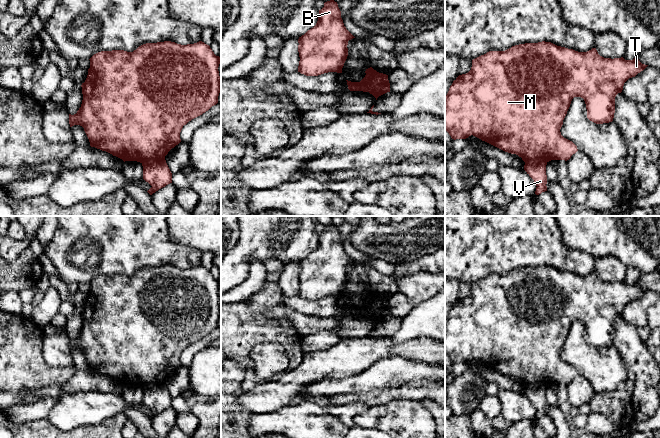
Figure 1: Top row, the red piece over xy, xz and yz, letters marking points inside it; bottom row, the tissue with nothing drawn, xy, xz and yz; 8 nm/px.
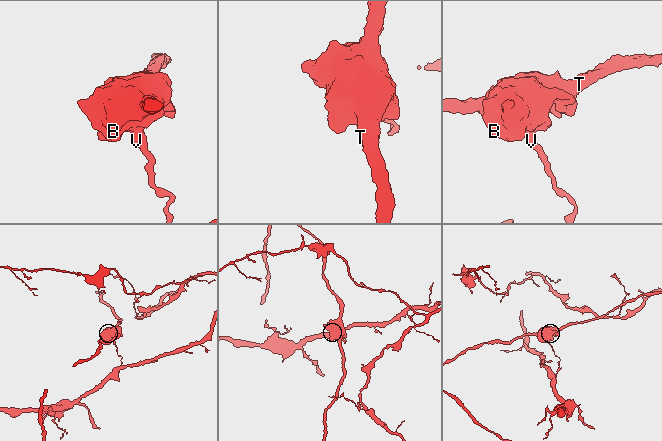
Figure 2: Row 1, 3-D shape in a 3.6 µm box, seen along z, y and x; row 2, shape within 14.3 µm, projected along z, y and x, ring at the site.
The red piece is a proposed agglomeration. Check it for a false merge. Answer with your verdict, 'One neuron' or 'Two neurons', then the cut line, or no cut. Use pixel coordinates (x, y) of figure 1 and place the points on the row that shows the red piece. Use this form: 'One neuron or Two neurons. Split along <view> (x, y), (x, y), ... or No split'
Two neurons. Split along xz (380, 73), (375, 76), (372, 87), (380, 95)

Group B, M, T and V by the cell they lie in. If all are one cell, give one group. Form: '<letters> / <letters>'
B M T / V

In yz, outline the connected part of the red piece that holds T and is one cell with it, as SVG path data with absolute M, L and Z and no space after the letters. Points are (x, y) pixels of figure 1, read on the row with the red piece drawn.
M545 41L519 44L512 46L505 51L489 51L486 54L473 59L471 70L466 74L459 75L450 86L449 91L445 96L445 130L454 140L466 139L473 135L505 152L518 155L524 162L529 160L545 160L546 162L551 160L567 161L578 151L577 146L572 141L564 138L560 132L572 99L574 97L581 97L584 99L587 109L587 118L590 121L596 124L612 122L615 113L616 95L622 92L624 83L629 78L635 77L647 66L648 65L642 64L637 57L633 60L625 60L623 57L614 59L604 58L598 54L596 48L592 48L587 52L578 52Z

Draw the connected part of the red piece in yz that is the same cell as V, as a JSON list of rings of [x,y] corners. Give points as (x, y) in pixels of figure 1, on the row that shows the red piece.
[[[529,160],[525,162],[524,170],[534,180],[537,186],[536,195],[547,191],[546,165],[547,162],[545,160]]]

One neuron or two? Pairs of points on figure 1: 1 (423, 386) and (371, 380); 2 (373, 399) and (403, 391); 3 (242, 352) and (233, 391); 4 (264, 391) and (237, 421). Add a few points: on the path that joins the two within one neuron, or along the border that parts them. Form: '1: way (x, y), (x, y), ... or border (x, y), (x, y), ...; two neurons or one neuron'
1: border (425, 378), (404, 381), (396, 386), (379, 389); two neurons
2: way (380, 396), (396, 392); one neuron
3: border (231, 359), (240, 363), (247, 372); two neurons
4: border (243, 391), (237, 403), (251, 414); two neurons

